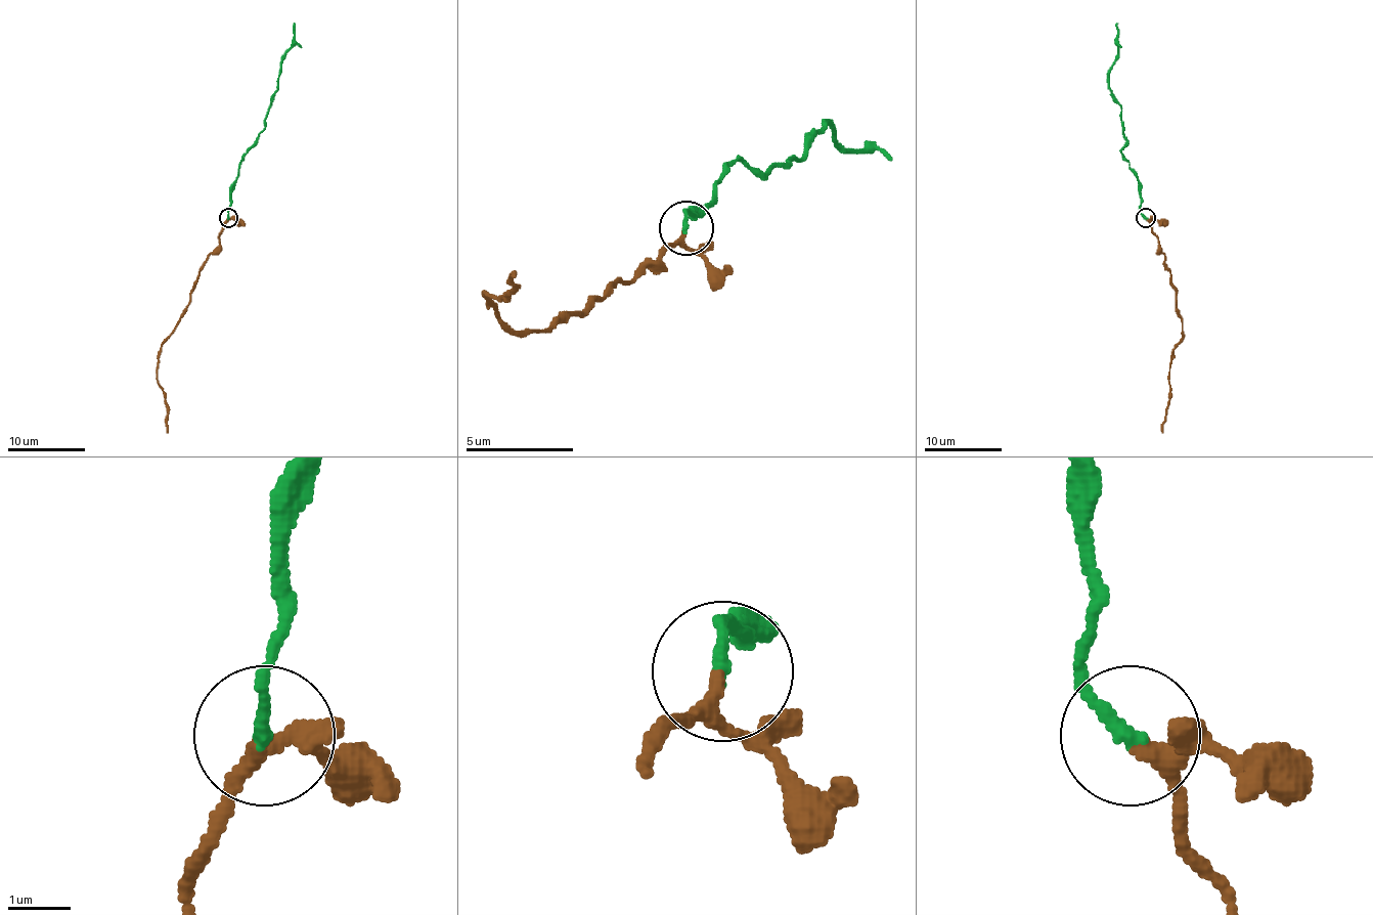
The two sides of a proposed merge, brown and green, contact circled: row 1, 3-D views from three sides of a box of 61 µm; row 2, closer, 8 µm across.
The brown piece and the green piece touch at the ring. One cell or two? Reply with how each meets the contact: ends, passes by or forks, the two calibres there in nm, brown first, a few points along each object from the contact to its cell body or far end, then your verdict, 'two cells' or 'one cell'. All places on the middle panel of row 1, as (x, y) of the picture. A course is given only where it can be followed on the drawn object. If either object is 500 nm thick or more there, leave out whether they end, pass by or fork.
brown passes by | green ends | 200/220 nm | brown via (684, 229), (668, 246), (663, 262), (603, 300), (571, 316), (517, 332), (484, 294), (505, 294), (517, 272) | green via (684, 229), (684, 213), (739, 159), (765, 175), (798, 159), (826, 126), (836, 142), (869, 142) | one cell

